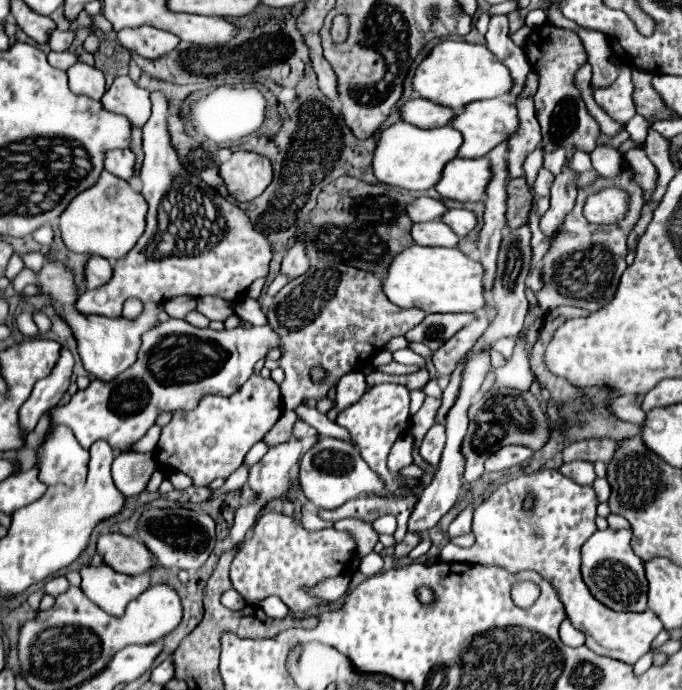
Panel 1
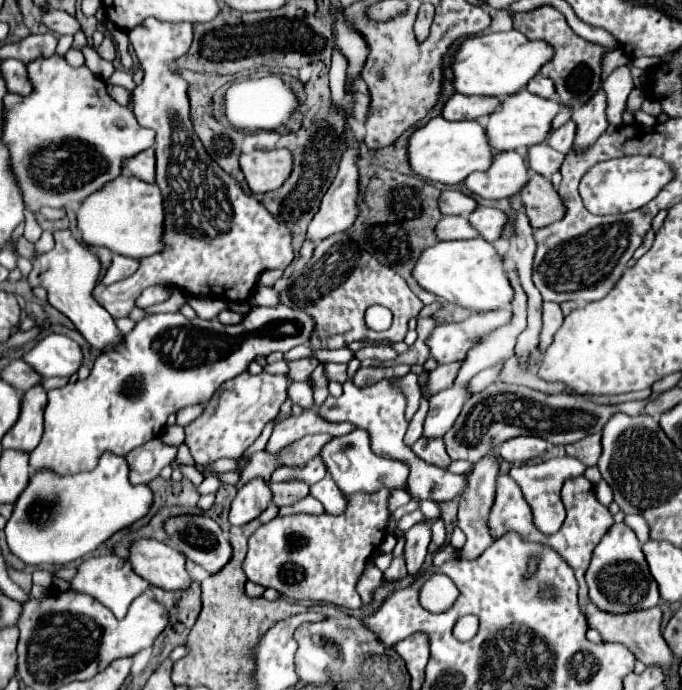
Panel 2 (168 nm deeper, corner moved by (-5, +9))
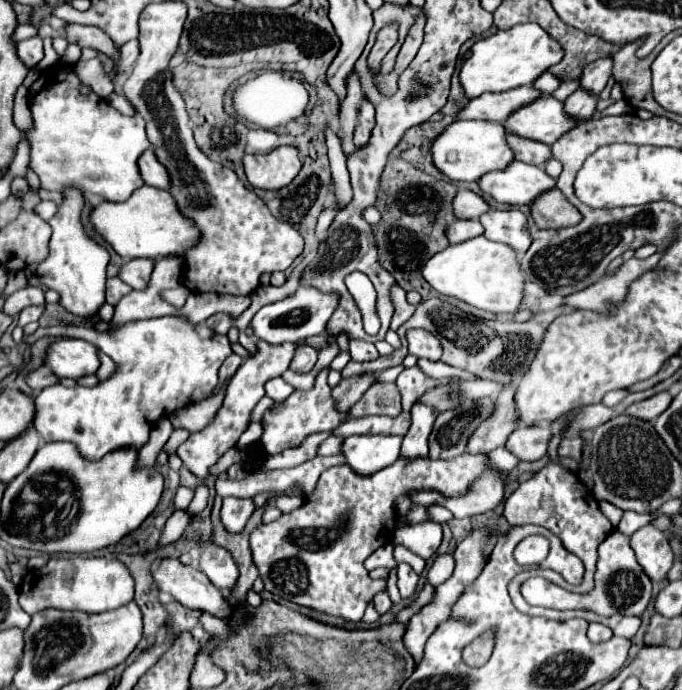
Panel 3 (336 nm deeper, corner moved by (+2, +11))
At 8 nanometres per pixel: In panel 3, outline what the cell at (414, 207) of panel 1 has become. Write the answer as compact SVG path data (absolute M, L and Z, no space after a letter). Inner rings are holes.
M459 189L453 199L453 213L459 219L477 219L487 209L489 209L489 205L483 201L483 197L479 197L477 193L467 191L467 189Z

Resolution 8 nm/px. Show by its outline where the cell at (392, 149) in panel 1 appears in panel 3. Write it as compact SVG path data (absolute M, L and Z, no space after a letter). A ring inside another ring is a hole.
M453 121L431 143L433 165L451 181L479 181L479 177L491 169L503 169L513 161L513 153L505 141L501 123L491 121Z

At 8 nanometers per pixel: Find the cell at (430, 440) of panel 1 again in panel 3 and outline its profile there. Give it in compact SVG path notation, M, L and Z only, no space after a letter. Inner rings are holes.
M469 453L449 461L399 457L395 465L371 477L359 477L351 473L347 465L327 469L319 477L315 493L301 509L285 513L273 523L261 523L251 531L253 563L265 583L265 591L297 605L359 621L367 601L371 601L377 591L385 589L383 579L373 581L369 577L363 561L375 549L391 543L391 539L385 537L393 537L397 527L395 499L411 489L435 489L445 495L459 495L465 493L467 485L485 469L485 455Z

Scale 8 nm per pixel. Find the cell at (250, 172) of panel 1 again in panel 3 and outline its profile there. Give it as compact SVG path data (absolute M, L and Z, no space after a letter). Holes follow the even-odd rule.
M277 147L267 155L245 155L243 167L251 187L281 189L299 173L301 161L295 147Z

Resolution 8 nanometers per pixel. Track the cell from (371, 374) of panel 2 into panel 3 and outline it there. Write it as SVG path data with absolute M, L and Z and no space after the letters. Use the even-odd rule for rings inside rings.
M363 373L363 375L353 375L347 379L341 379L339 385L333 389L333 397L339 403L339 409L349 409L363 397L363 393L375 383L377 373Z

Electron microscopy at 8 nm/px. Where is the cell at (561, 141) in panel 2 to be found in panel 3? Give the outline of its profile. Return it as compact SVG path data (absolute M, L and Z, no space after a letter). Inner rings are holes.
M577 89L573 95L567 97L565 113L569 117L575 117L577 121L587 121L589 117L593 117L595 105L597 105L597 99L591 97L591 93L587 93L583 89Z

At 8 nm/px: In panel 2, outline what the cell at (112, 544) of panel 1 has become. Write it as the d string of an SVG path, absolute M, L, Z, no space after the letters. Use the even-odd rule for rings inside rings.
M140 539L130 547L132 569L150 585L166 591L186 591L192 583L184 563L186 557L156 539Z

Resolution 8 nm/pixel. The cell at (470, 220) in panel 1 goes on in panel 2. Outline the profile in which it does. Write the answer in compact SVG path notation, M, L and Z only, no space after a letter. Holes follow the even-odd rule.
M478 207L472 215L468 215L468 221L480 231L480 235L494 243L502 237L504 227L508 225L508 215L500 209L490 209L490 207Z

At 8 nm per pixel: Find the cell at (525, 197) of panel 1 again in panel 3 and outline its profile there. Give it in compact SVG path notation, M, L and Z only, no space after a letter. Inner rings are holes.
M559 189L541 193L531 203L531 217L539 229L559 229L579 223L579 211L565 199Z

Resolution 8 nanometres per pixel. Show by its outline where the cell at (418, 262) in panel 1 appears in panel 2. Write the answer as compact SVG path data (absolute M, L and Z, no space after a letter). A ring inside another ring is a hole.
M482 237L468 241L440 241L428 247L414 267L418 285L436 297L474 311L494 311L510 305L514 289L504 273L502 259L492 243Z

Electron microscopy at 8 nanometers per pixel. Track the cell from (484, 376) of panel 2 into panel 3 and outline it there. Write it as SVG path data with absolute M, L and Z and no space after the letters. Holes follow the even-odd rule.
M417 365L405 369L399 377L397 377L397 387L401 391L403 397L403 411L409 411L411 405L415 401L419 401L419 397L423 397L423 393L427 393L429 389L435 389L439 385L443 385L441 379L433 379L429 375L425 375Z

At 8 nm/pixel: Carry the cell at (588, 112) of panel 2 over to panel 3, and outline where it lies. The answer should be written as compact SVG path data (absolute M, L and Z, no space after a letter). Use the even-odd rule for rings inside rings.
M599 59L599 61L593 61L591 65L587 65L587 69L583 71L583 77L581 77L583 91L599 97L611 77L611 67L613 67L613 59Z

